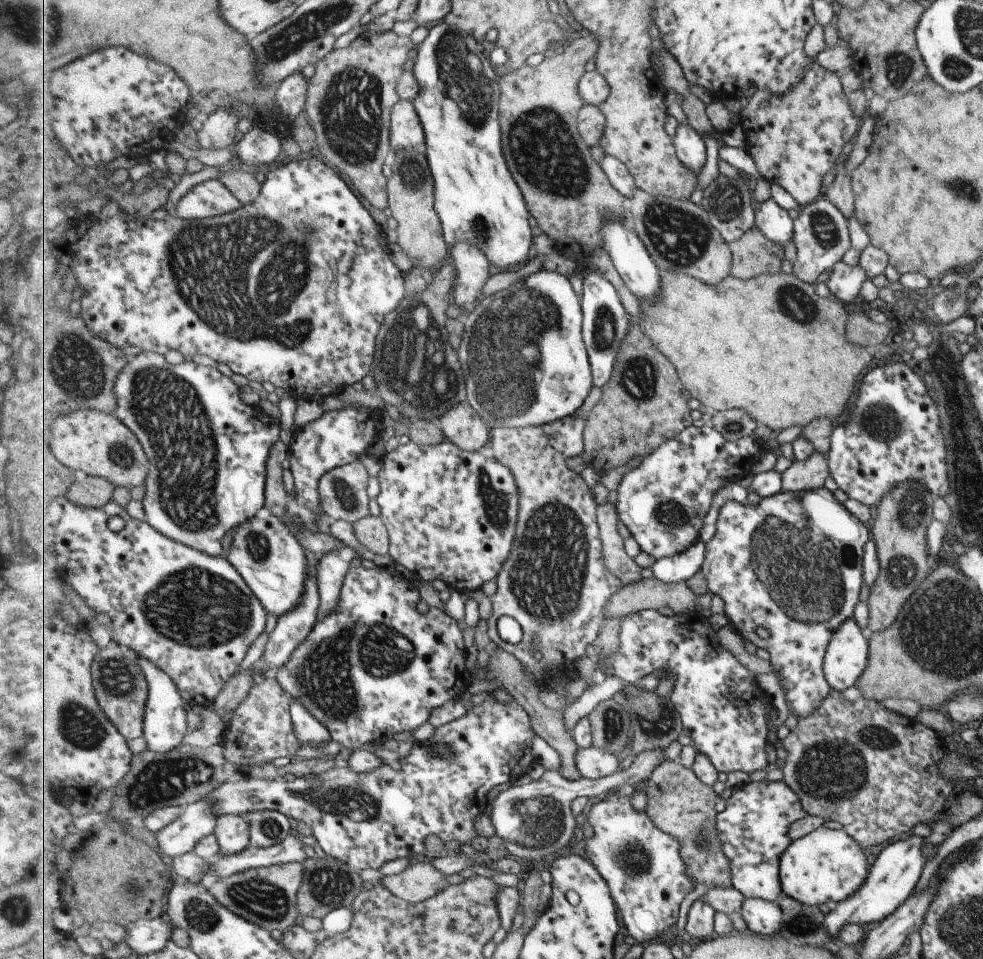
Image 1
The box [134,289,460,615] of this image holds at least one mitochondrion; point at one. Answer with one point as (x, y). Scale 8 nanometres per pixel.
(258, 548)

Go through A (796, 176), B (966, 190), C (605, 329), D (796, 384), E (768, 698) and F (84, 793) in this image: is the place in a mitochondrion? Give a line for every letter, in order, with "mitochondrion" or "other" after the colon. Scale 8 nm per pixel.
A: other
B: mitochondrion
C: mitochondrion
D: other
E: other
F: other

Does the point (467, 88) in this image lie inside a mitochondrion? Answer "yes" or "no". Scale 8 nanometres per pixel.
yes

